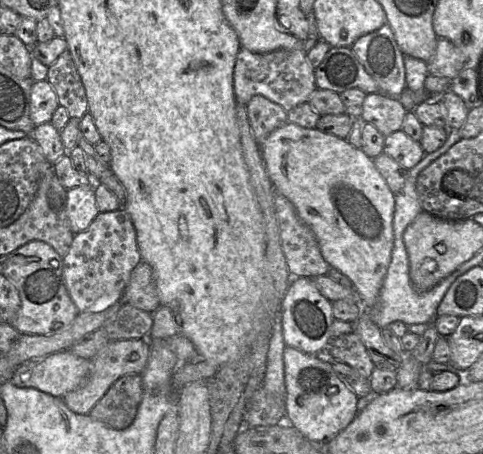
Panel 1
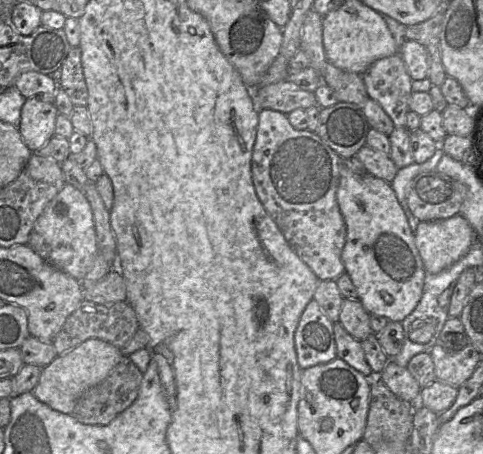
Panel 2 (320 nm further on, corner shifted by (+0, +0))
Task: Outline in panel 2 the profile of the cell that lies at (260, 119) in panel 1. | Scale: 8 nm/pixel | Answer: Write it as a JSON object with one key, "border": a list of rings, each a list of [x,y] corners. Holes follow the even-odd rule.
{"border":[[[259,109],[251,162],[256,194],[287,242],[320,281],[336,280],[345,272],[341,253],[346,225],[336,199],[344,161],[315,132],[295,129],[286,114]]]}

